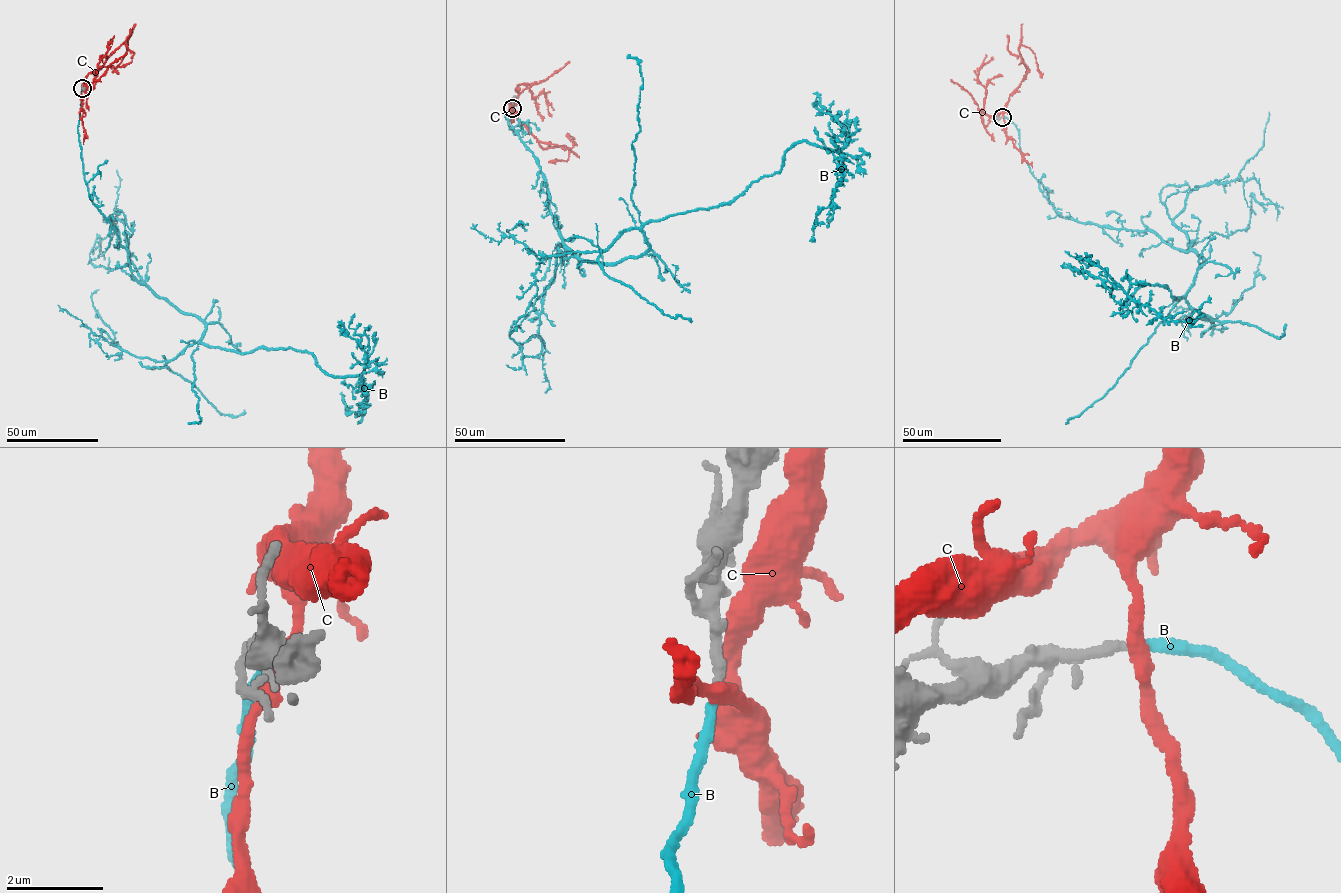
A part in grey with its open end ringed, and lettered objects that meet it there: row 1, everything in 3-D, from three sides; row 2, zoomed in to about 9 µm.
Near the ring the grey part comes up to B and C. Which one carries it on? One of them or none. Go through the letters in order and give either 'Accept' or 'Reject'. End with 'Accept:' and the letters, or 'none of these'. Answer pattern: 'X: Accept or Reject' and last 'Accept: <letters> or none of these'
B: Accept
C: Reject
Accept: B

